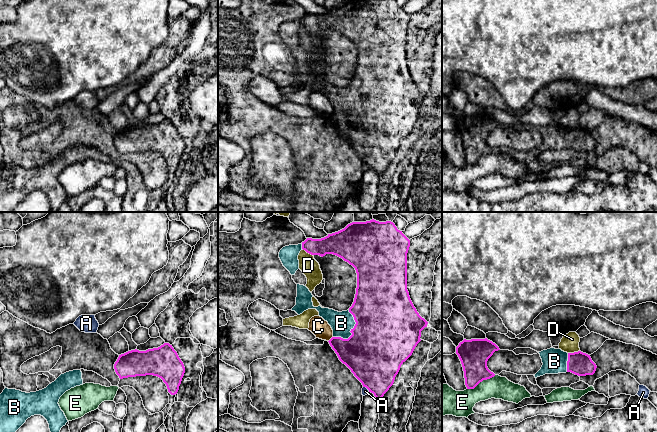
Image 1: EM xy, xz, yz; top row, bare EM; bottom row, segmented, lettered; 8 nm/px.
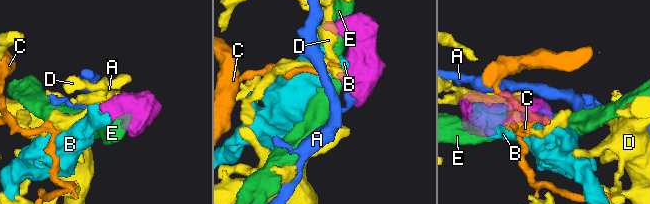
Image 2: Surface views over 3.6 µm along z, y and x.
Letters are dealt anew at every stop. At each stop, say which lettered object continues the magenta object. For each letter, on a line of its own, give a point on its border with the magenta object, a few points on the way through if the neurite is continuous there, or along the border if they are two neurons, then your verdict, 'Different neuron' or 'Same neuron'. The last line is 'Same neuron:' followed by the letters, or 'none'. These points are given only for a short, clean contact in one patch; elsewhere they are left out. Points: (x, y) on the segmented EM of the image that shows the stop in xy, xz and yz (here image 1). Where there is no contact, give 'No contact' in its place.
A: Touches magenta at xz (366, 387). Boundary: xz (363, 386), (369, 391). Different neuron
B: Touches magenta at xz (350, 331). Same neuron
C: Touches magenta at xz (330, 339). Boundary: xz (332, 336), (328, 341). Different neuron
D: Touches magenta at yz (573, 353). Different neuron
E: Touches magenta at yz (481, 381). Boundary: yz (495, 375), (483, 379), (473, 388), (467, 389). Different neuron
Same neuron: B

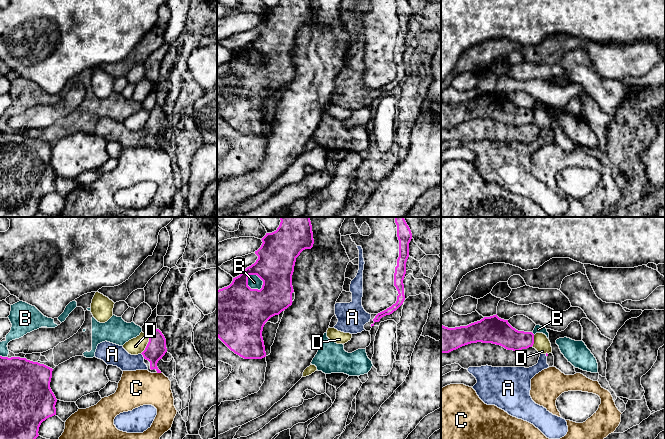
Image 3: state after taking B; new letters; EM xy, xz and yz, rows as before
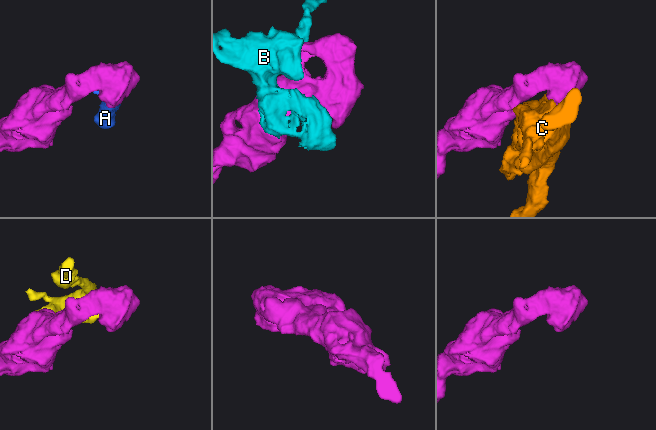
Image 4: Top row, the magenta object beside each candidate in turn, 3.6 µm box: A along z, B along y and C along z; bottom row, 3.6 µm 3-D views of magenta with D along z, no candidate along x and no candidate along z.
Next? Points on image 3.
A: Touches magenta at xy (143, 356). Path across: xy (156, 348), (151, 353), (143, 356), (122, 359), (112, 354). Same neuron
B: Touches magenta at xz (247, 285). Different neuron
C: Touches magenta at xy (159, 372). Different neuron
D: Touches magenta at xy (147, 345). Boundary: xy (148, 336), (146, 347), (140, 353). Different neuron
Same neuron: A

